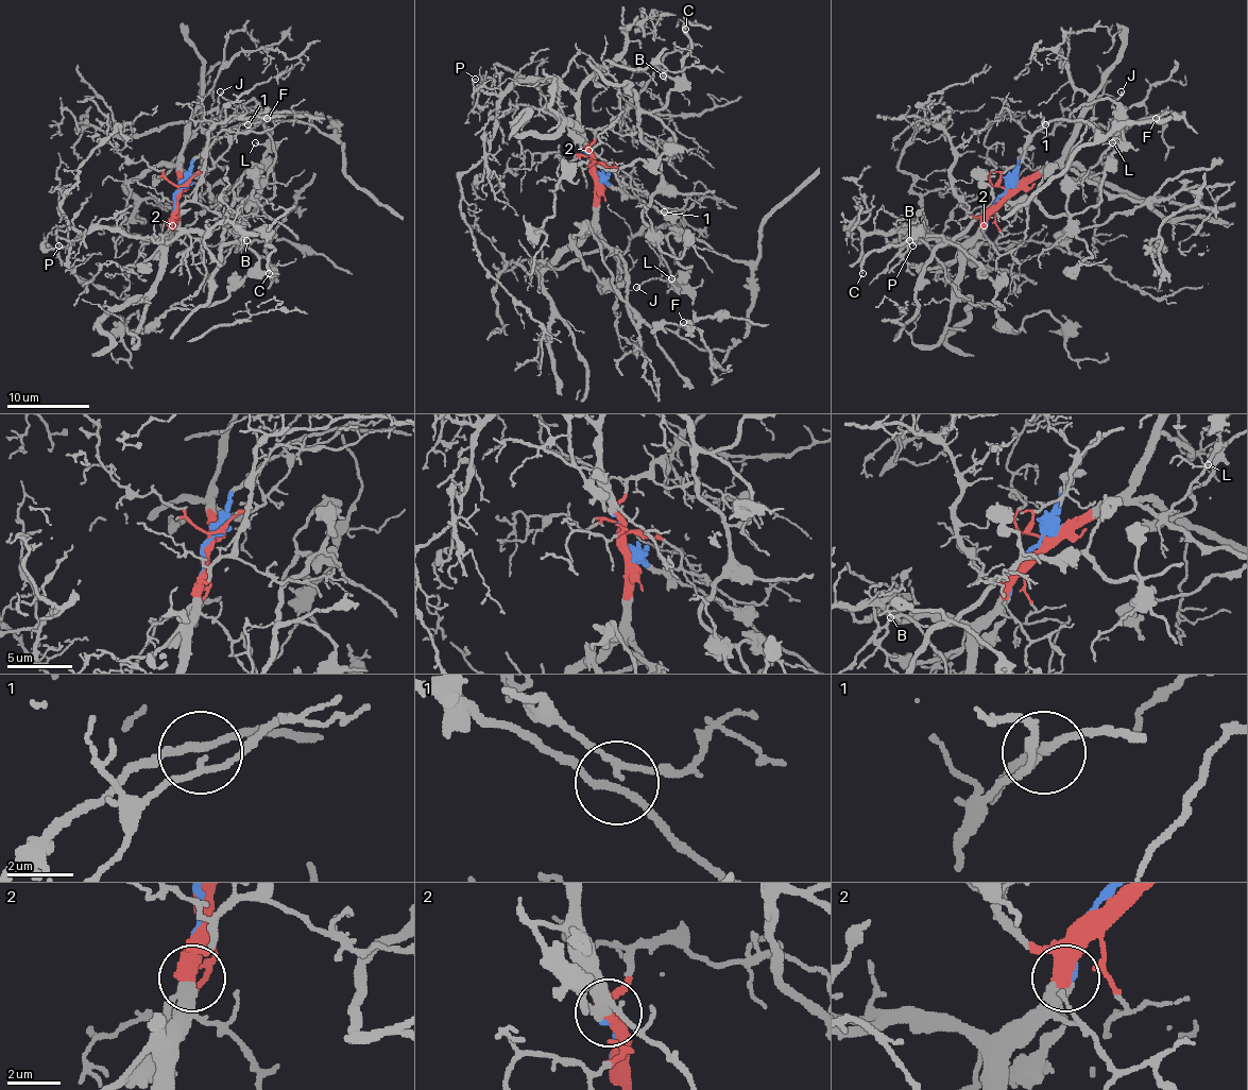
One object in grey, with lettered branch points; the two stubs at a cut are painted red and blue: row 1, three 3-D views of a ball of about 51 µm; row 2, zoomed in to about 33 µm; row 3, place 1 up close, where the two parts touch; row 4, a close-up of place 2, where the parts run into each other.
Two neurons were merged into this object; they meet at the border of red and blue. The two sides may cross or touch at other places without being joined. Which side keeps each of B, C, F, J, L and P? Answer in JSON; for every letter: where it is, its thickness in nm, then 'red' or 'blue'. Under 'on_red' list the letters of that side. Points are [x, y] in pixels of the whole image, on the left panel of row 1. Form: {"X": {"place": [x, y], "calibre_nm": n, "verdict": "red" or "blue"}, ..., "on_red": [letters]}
{"B": {"place": [246, 240], "calibre_nm": 130, "verdict": "red"}, "C": {"place": [269, 273], "calibre_nm": 200, "verdict": "red"}, "F": {"place": [267, 118], "calibre_nm": 190, "verdict": "blue"}, "J": {"place": [220, 91], "calibre_nm": 160, "verdict": "red"}, "L": {"place": [255, 142], "calibre_nm": 130, "verdict": "red"}, "P": {"place": [58, 245], "calibre_nm": 90, "verdict": "red"}, "on_red": ["B", "C", "J", "L", "P"]}

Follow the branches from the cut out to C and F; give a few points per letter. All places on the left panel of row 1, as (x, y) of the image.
C: (176, 194), (176, 218), (197, 201), (240, 216), (226, 221), (224, 242), (261, 234), (274, 251), (270, 273)
F: (176, 192), (193, 162), (240, 124), (301, 120), (336, 135), (331, 120), (309, 112), (261, 114), (268, 118)

